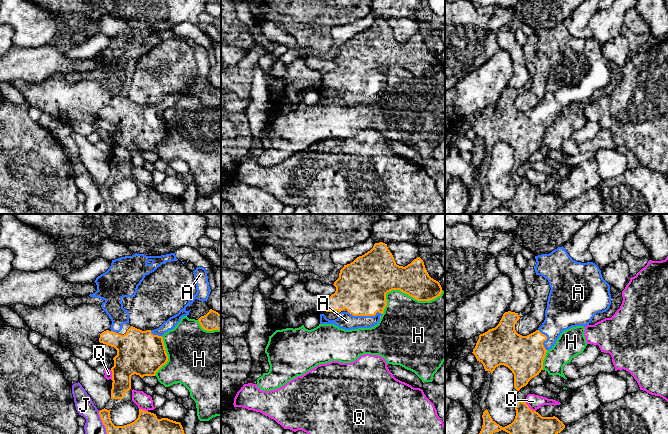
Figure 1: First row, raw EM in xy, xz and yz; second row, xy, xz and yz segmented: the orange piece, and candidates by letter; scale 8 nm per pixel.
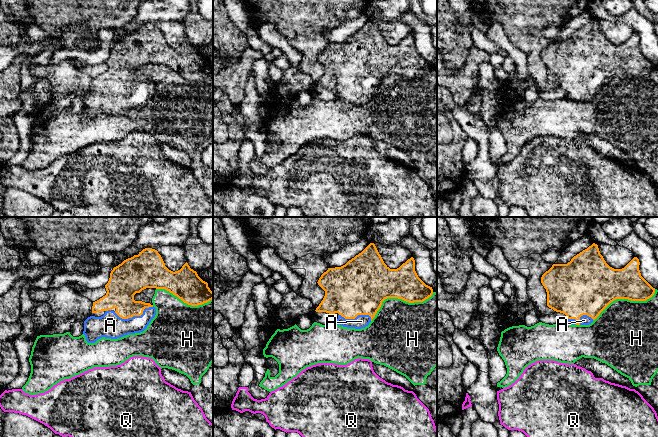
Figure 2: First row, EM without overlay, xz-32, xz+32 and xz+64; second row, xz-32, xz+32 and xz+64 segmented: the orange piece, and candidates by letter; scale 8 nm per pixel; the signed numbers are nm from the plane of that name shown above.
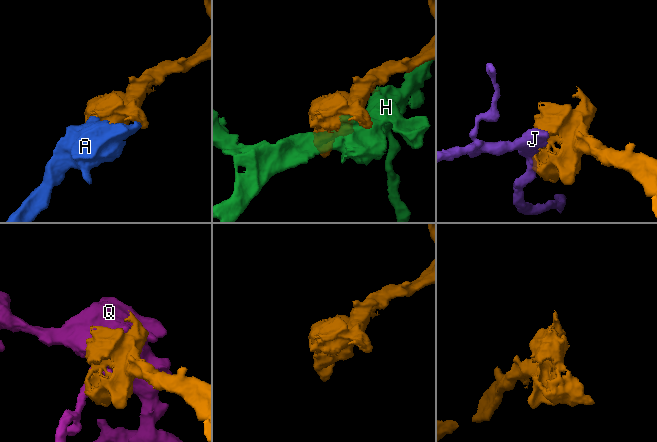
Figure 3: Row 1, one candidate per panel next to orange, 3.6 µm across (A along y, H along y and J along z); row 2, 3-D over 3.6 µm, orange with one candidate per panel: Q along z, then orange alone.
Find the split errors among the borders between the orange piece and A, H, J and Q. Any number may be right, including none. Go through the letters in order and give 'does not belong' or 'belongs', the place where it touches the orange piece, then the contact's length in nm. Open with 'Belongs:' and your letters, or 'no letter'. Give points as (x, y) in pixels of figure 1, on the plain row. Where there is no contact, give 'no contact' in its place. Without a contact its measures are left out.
Belongs: A
A: belongs | xz (364, 91) | 280 nm
H: does not belong | xz (404, 68) | 550 nm
J: does not belong | xy (103, 200) | 220 nm
Q: does not belong | yz (528, 183) | 120 nm

